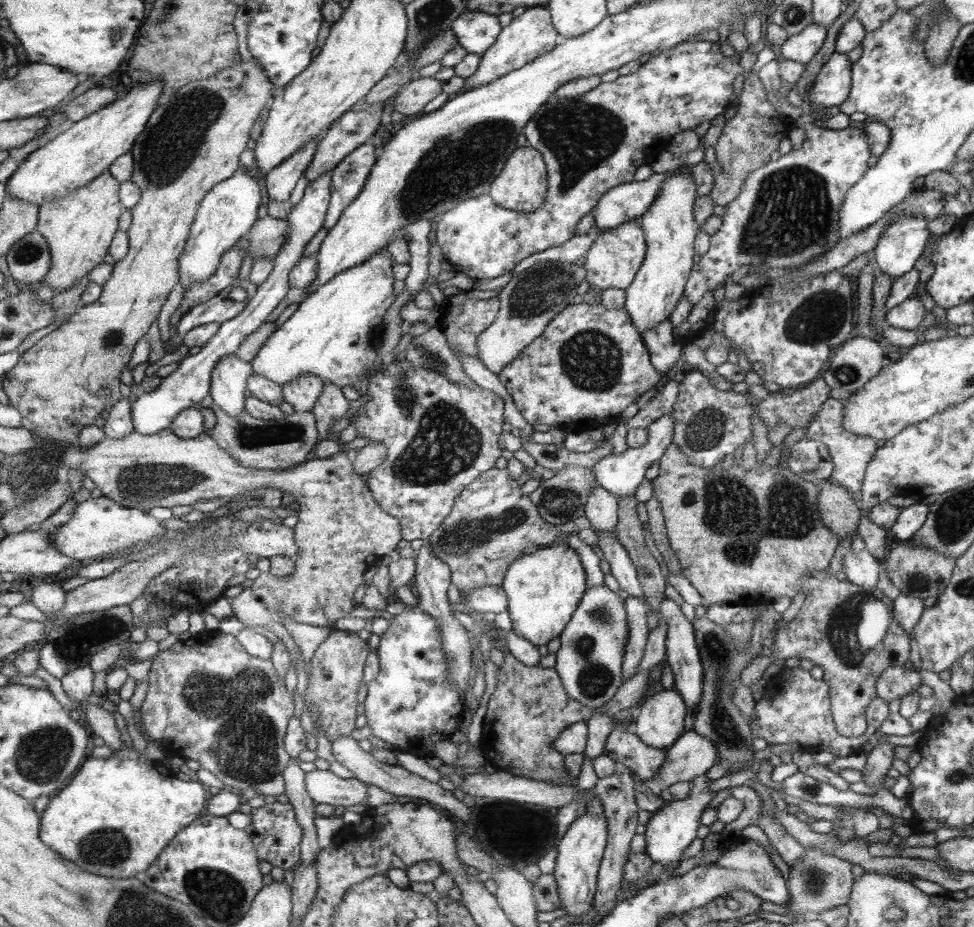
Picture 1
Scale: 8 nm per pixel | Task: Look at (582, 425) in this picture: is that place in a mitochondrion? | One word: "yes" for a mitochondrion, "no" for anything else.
no

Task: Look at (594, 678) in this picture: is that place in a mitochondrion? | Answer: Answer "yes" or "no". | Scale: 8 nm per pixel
yes

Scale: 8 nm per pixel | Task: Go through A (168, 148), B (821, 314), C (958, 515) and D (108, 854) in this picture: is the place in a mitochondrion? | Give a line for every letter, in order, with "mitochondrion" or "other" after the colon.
A: mitochondrion
B: mitochondrion
C: mitochondrion
D: mitochondrion

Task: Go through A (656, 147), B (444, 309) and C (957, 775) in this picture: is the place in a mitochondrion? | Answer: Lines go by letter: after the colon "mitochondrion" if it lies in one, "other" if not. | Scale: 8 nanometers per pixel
A: other
B: other
C: mitochondrion

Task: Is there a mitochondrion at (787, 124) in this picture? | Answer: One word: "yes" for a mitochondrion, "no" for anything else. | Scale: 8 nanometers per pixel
no

